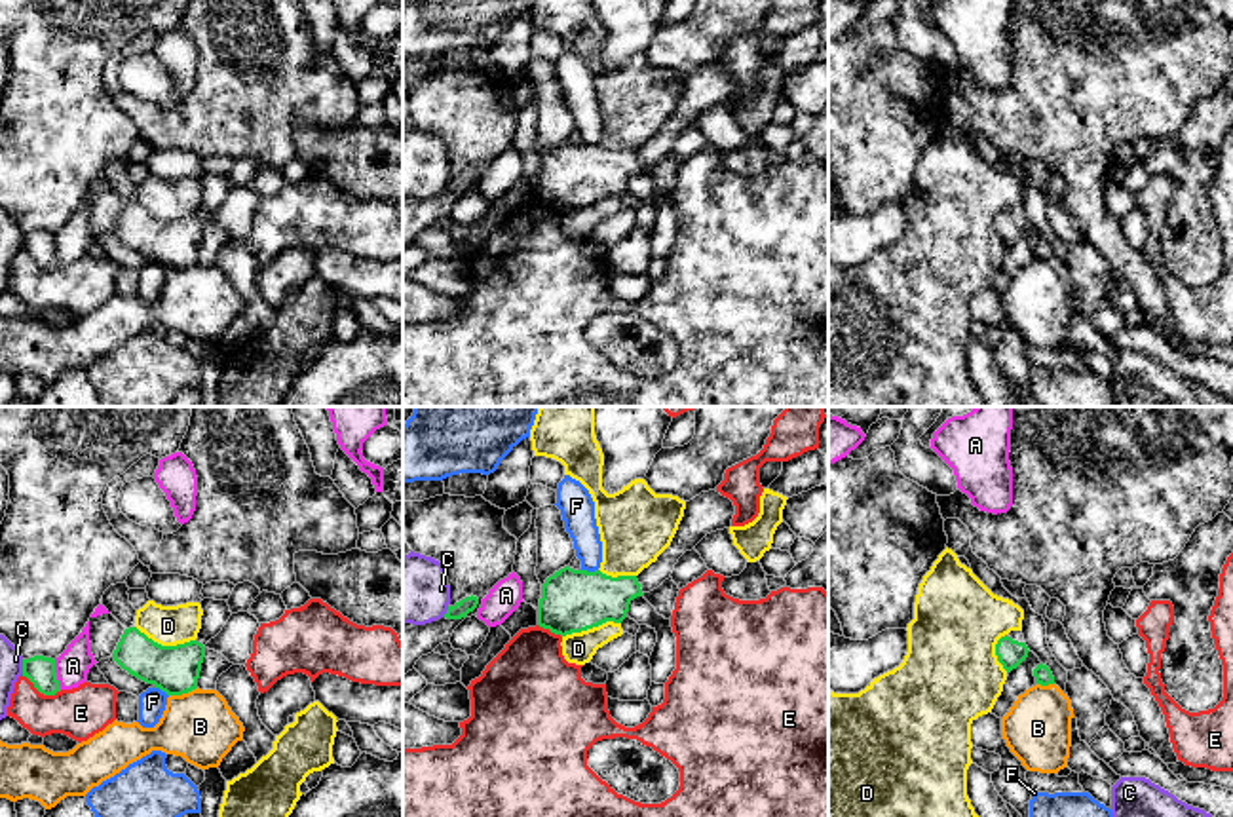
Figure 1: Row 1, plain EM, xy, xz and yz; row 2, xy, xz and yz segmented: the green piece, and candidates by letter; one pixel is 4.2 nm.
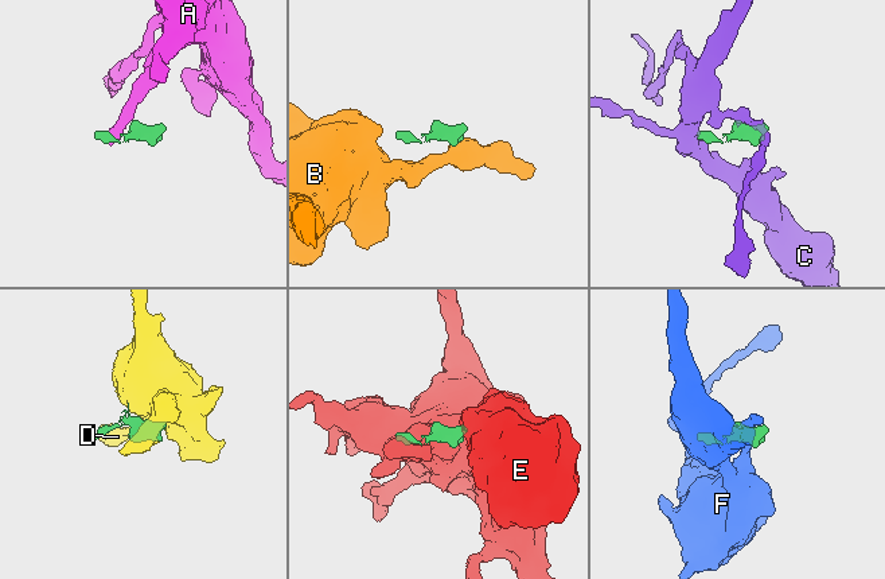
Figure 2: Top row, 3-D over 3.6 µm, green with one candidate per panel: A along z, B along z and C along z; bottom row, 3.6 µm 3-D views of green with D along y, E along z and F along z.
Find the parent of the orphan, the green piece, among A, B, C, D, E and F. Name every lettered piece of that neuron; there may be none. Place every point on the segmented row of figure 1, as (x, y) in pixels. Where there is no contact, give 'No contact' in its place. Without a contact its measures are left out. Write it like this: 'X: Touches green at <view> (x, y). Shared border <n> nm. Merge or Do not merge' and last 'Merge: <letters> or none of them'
A: Touches green at xy (56, 675). Shared border 130 nm. Do not merge
B: Touches green at xy (183, 692). Shared border 130 nm. Do not merge
C: Touches green at xy (23, 667). Shared border 60 nm. Do not merge
D: Touches green at xy (166, 646). Shared border 260 nm. Do not merge
E: Touches green at xy (42, 692). Shared border 190 nm. Do not merge
F: Touches green at xz (589, 572). Shared border 70 nm. Do not merge
Merge: none of them

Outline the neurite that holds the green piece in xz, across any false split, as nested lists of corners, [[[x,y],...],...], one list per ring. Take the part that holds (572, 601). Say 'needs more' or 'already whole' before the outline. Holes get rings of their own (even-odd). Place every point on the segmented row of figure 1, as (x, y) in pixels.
already whole | [[[568,564],[541,585],[538,625],[566,636],[606,621],[621,623],[631,600],[642,595],[636,576],[612,578]]]

